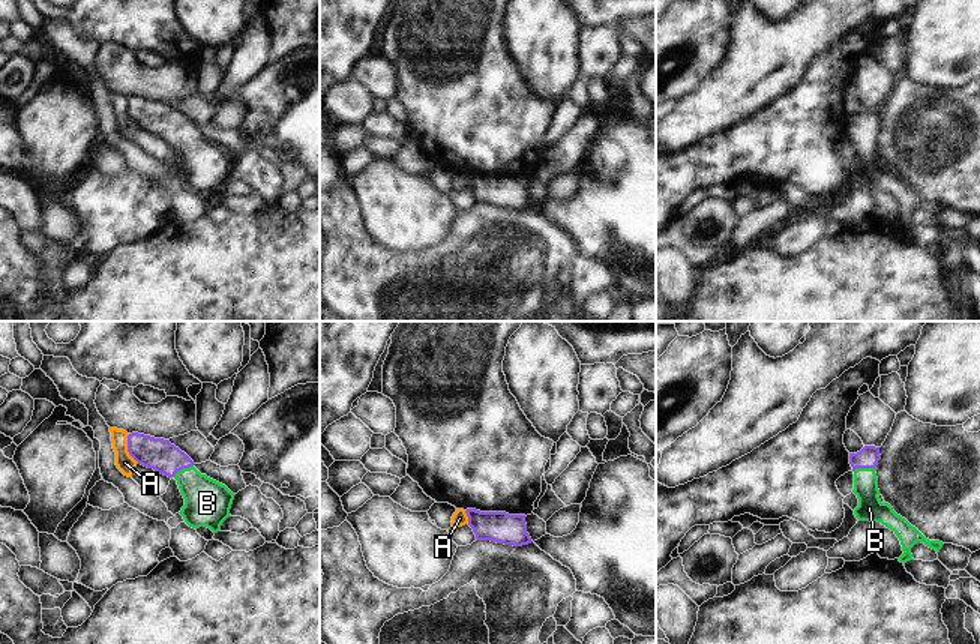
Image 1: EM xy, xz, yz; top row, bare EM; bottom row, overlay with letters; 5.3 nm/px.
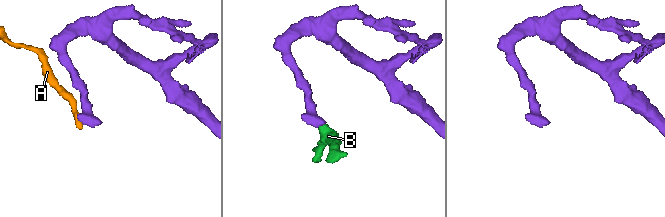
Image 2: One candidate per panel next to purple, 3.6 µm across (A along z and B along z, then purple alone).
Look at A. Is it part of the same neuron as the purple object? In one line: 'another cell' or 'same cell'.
another cell

